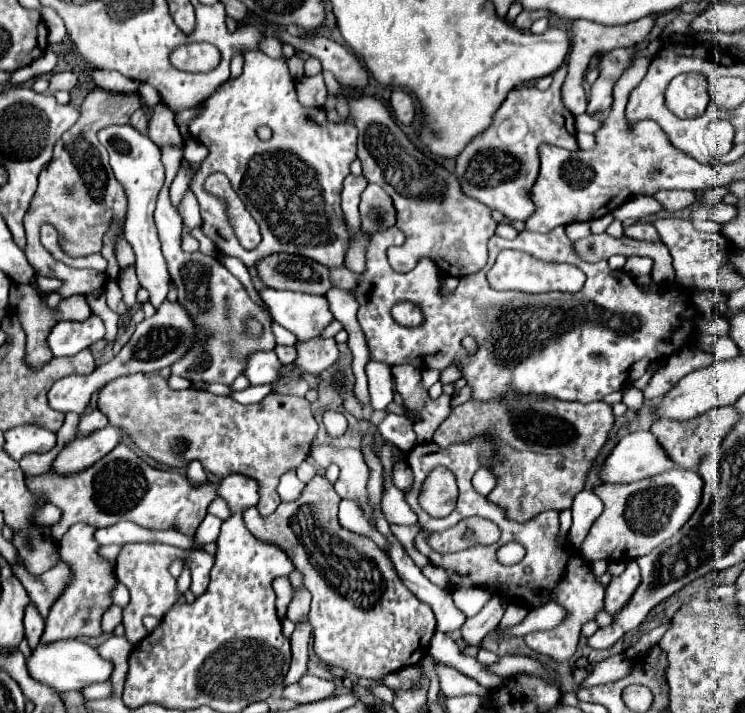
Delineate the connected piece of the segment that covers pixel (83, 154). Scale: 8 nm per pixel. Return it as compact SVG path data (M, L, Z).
M91 89L79 107L79 119L69 127L53 147L53 157L47 167L39 173L39 189L31 201L31 207L25 215L25 233L27 233L27 261L35 273L43 277L55 277L63 281L55 293L63 299L71 295L85 295L105 285L105 275L95 271L71 269L65 263L59 263L39 243L39 227L43 223L55 225L59 231L59 243L69 257L81 257L99 253L103 249L103 235L109 231L112 221L123 225L127 210L124 189L119 187L111 167L105 147L97 141L95 129L107 127L111 123L129 123L129 117L143 105L139 93L109 93L103 89Z

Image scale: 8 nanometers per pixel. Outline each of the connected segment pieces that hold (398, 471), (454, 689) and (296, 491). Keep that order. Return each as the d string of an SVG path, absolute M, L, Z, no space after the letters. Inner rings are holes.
M406 462L397 463L393 467L391 477L393 477L393 485L395 485L397 489L401 489L401 491L407 491L407 489L411 487L413 475L411 475L411 469L409 469L409 465L407 465Z
M435 663L435 673L439 675L440 689L445 696L455 697L455 695L467 695L467 693L489 693L485 687L475 683L471 677L463 677L459 671L453 667L447 667L443 663Z
M295 470L287 471L281 481L279 481L279 495L281 495L281 501L293 501L301 495L301 489L305 485L299 481Z

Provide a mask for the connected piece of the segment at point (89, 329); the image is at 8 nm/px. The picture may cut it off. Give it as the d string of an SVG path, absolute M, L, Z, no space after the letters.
M99 315L81 321L59 321L59 329L51 329L47 343L55 357L77 355L85 347L91 347L95 341L105 337L105 325Z

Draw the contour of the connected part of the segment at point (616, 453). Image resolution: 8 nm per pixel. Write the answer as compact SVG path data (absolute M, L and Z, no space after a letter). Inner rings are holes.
M637 431L619 439L615 449L607 455L599 479L603 483L633 483L673 467L651 431Z

